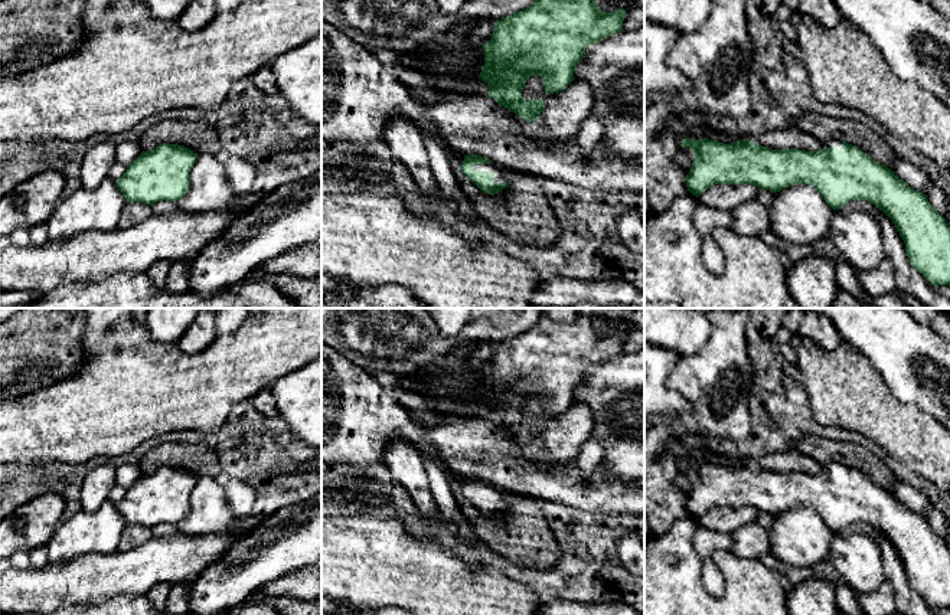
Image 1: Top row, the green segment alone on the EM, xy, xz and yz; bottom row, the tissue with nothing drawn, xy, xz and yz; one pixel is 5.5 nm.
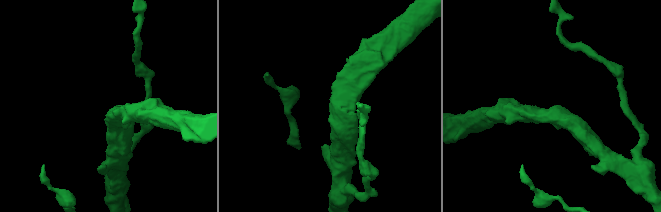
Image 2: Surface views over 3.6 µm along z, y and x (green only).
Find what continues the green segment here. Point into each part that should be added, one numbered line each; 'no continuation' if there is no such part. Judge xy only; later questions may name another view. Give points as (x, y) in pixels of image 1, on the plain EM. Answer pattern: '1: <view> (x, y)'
no continuation

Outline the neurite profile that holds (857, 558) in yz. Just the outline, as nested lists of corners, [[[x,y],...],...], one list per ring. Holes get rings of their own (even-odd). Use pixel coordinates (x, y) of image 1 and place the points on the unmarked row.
[[[866,534],[835,536],[829,559],[856,593],[871,593],[887,579],[881,547]]]

